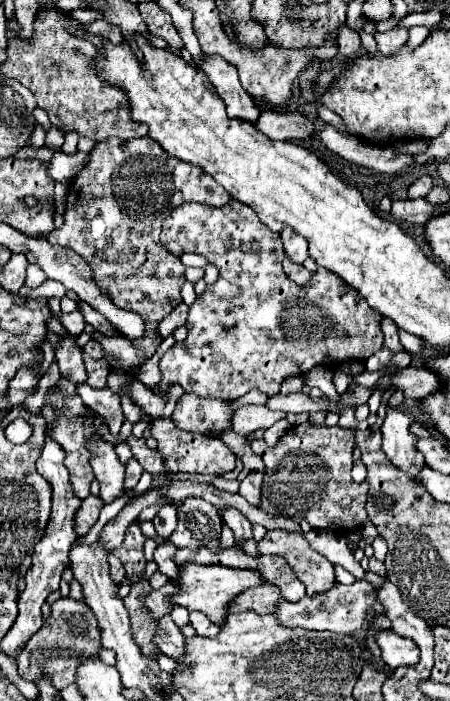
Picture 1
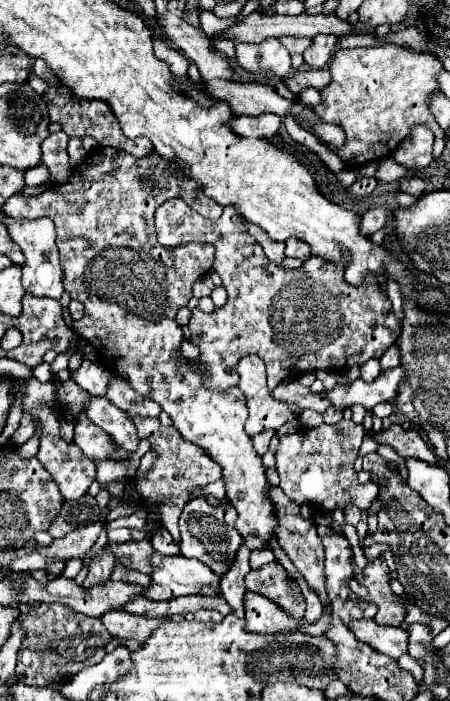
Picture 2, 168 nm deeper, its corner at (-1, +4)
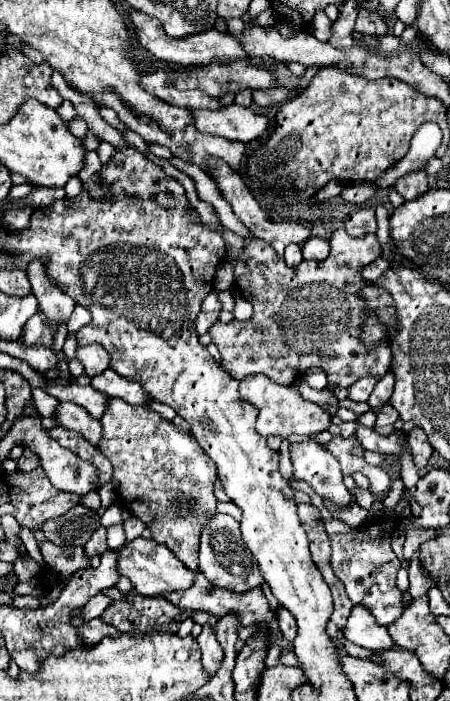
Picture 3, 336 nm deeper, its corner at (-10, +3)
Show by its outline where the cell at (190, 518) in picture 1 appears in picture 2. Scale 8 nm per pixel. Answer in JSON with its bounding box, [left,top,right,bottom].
[180,498,242,576]

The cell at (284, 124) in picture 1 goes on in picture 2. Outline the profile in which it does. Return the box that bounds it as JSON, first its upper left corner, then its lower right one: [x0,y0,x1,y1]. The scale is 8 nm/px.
[230,114,280,138]

